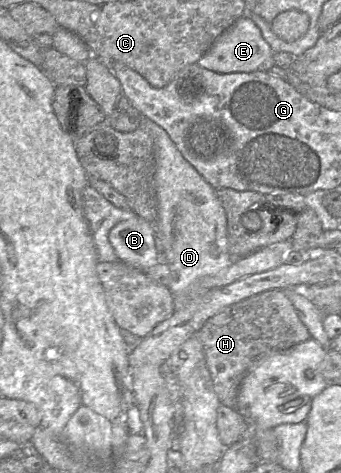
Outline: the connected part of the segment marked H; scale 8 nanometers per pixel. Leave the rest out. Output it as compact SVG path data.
M279 289L252 295L226 307L209 318L195 335L203 346L220 404L233 408L236 408L240 384L257 357L290 349L311 338L284 290Z

